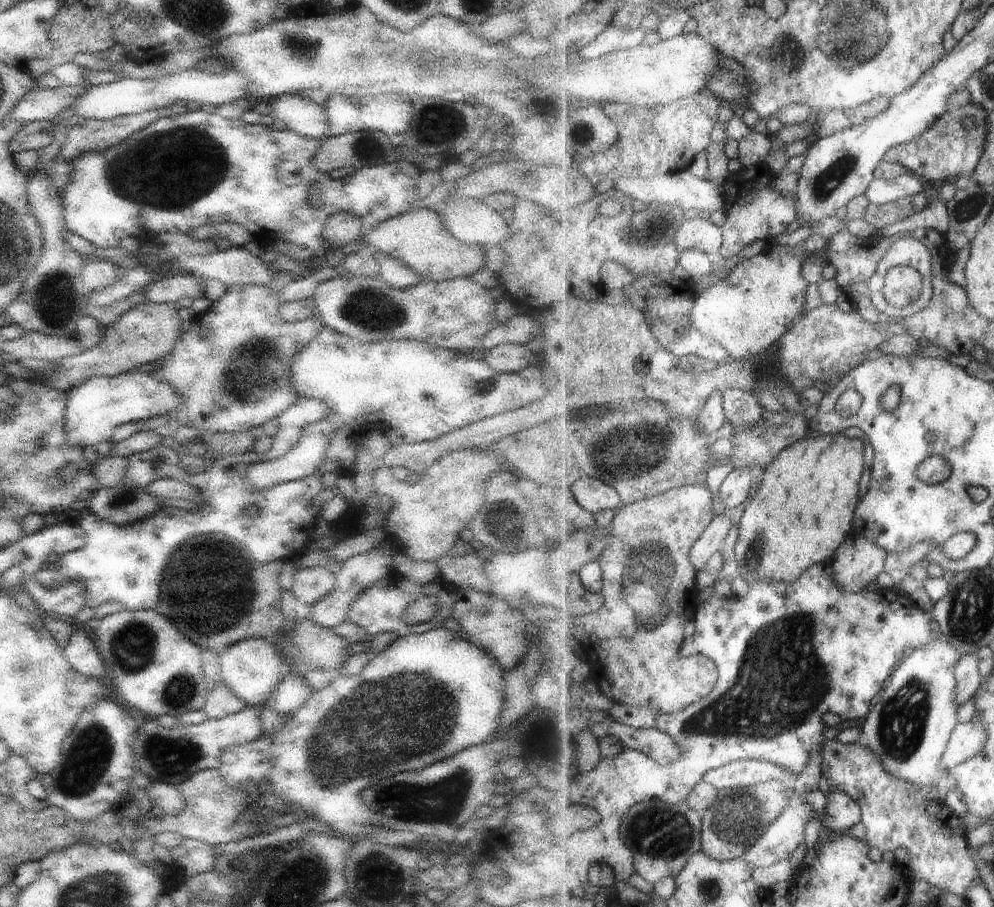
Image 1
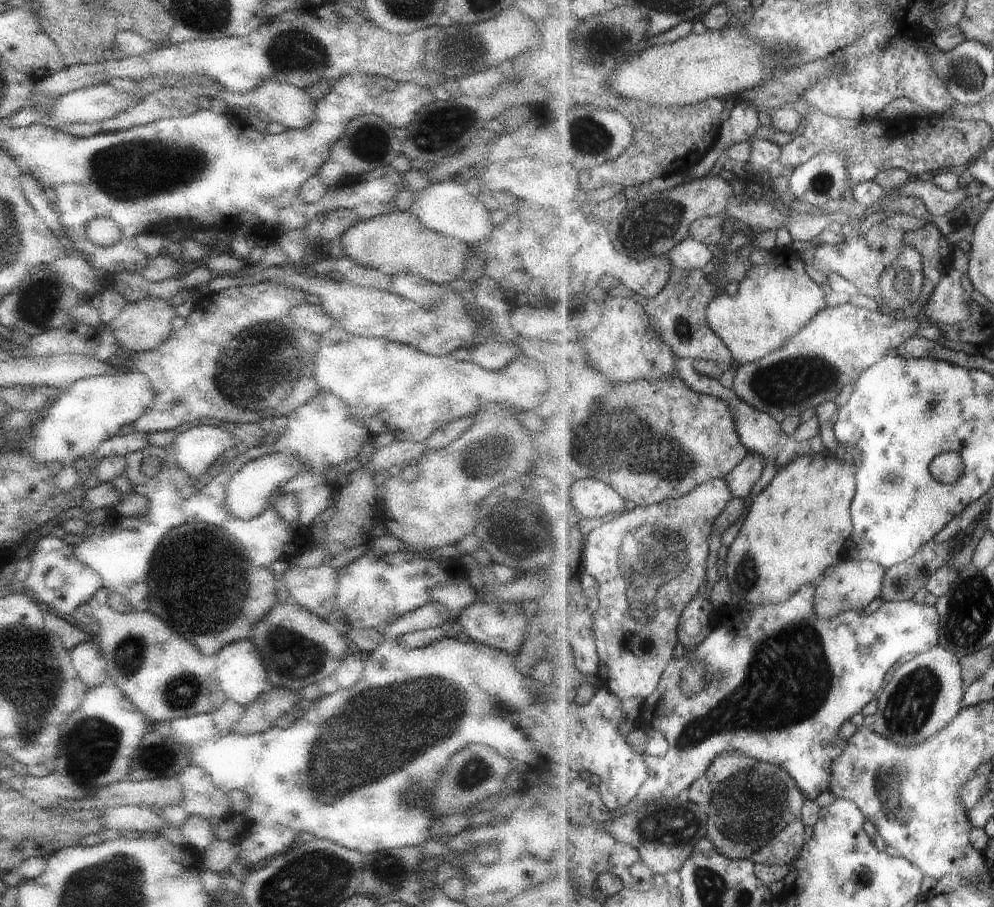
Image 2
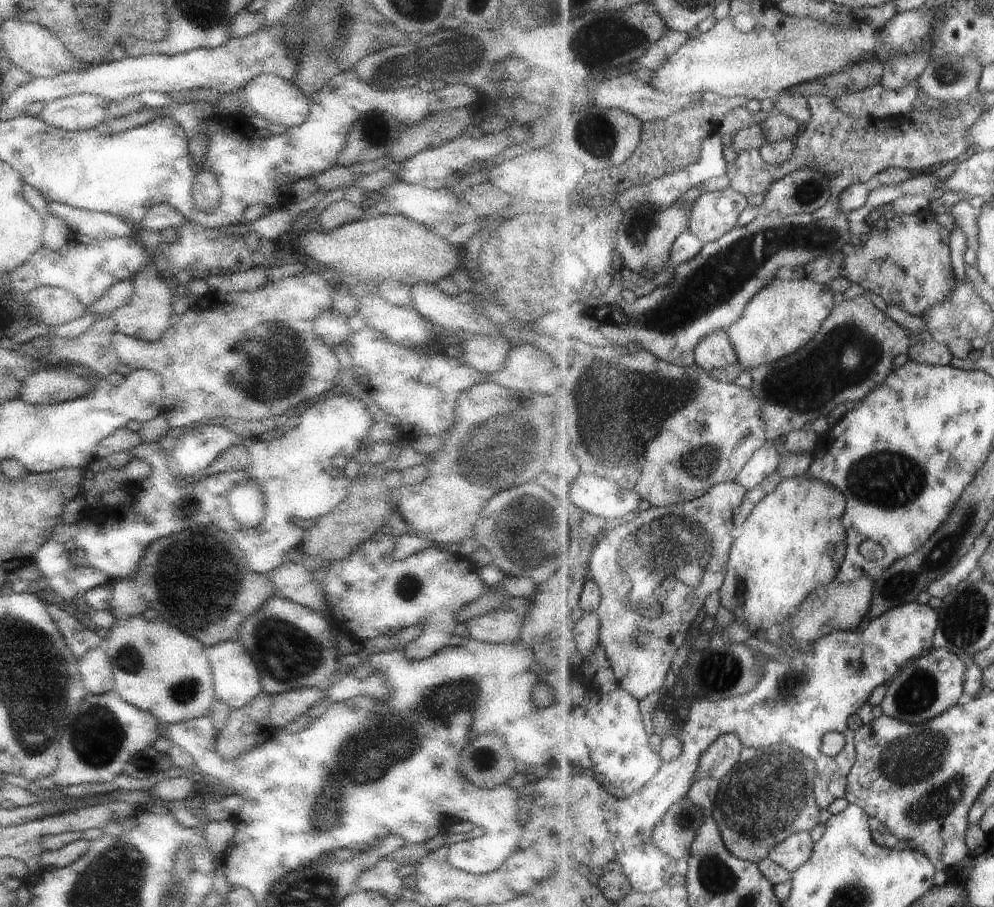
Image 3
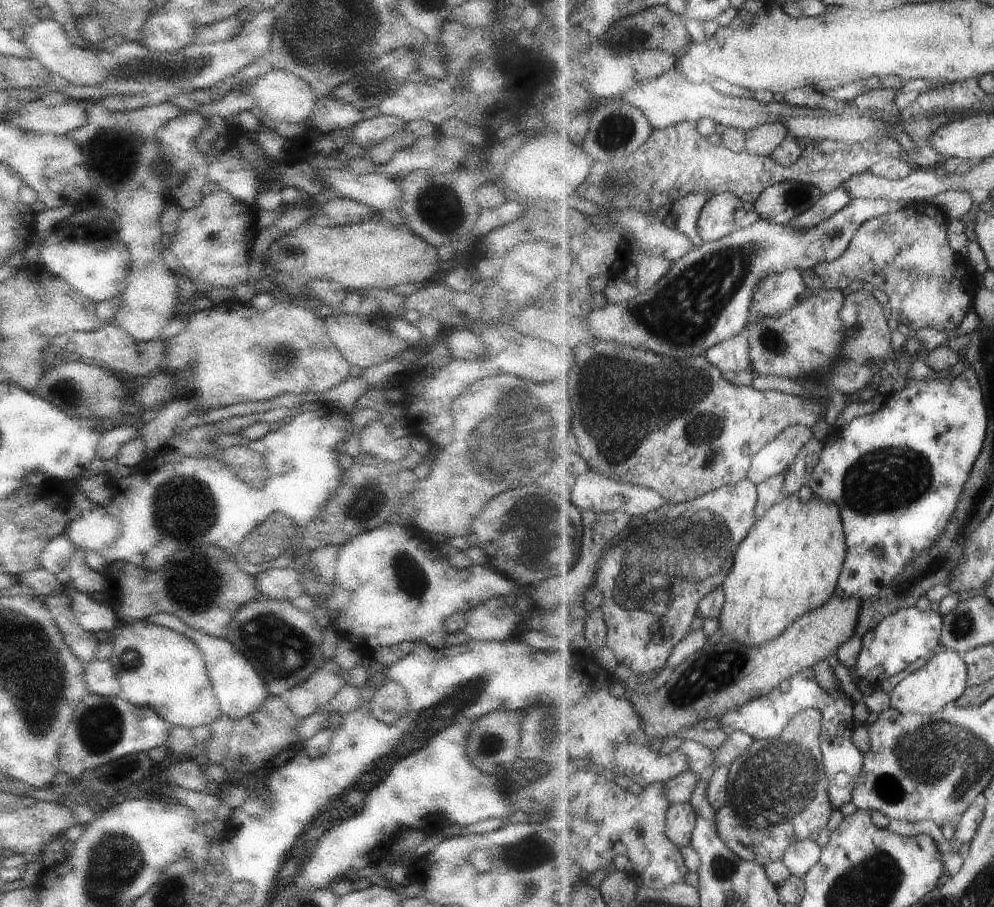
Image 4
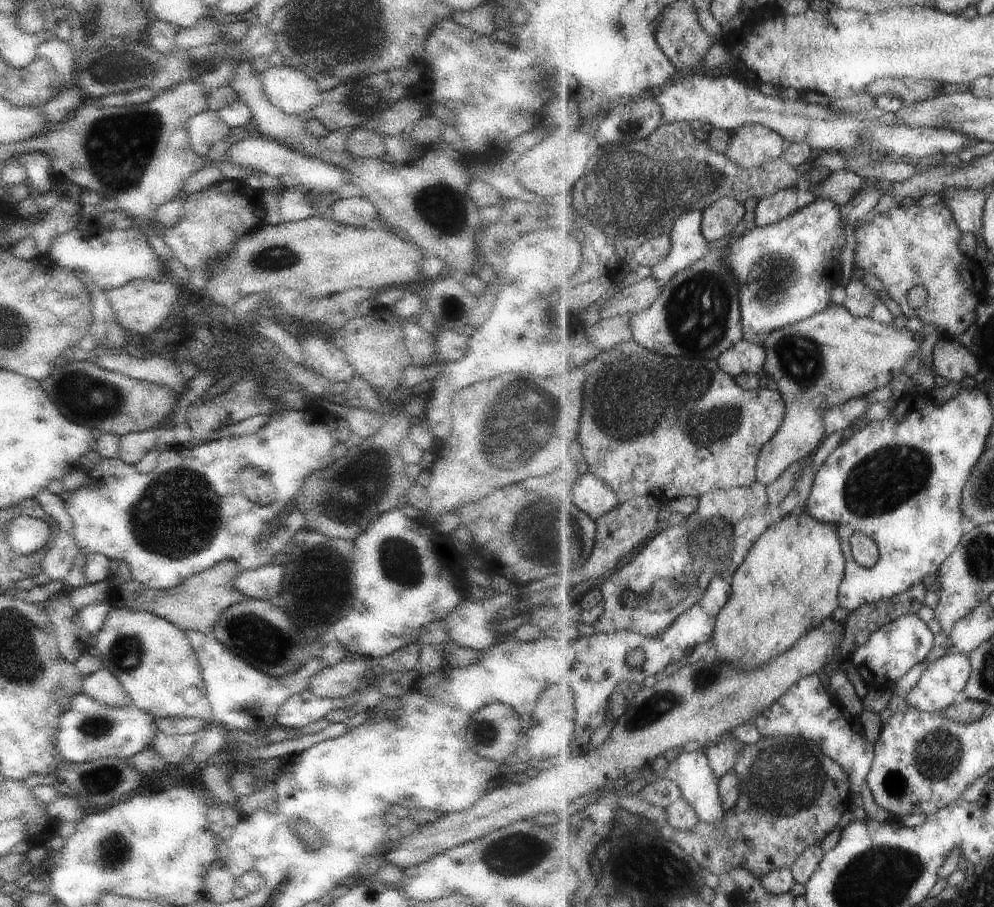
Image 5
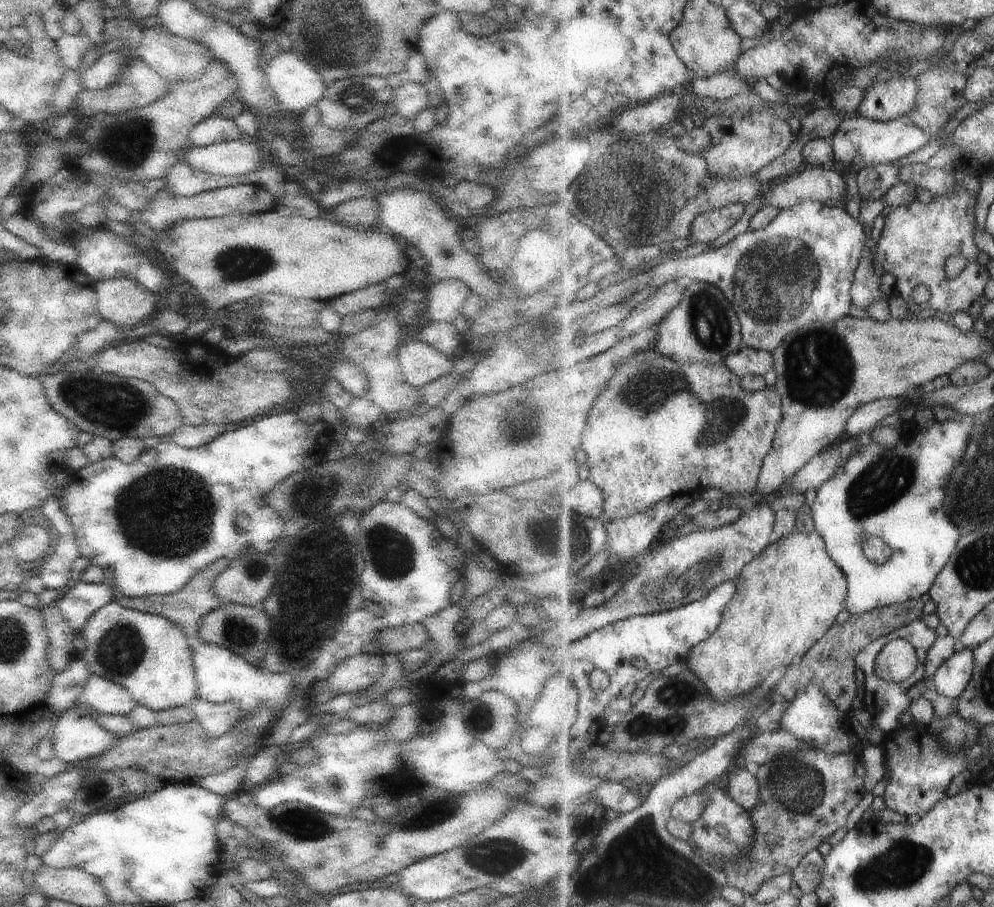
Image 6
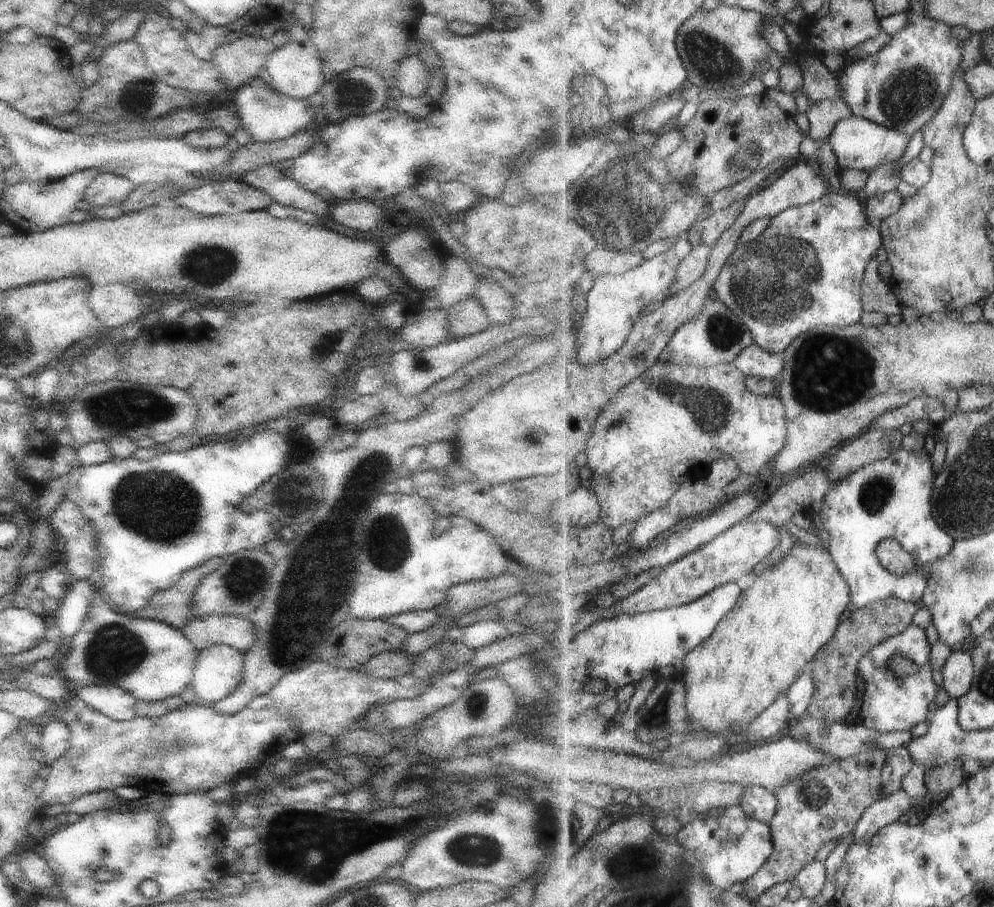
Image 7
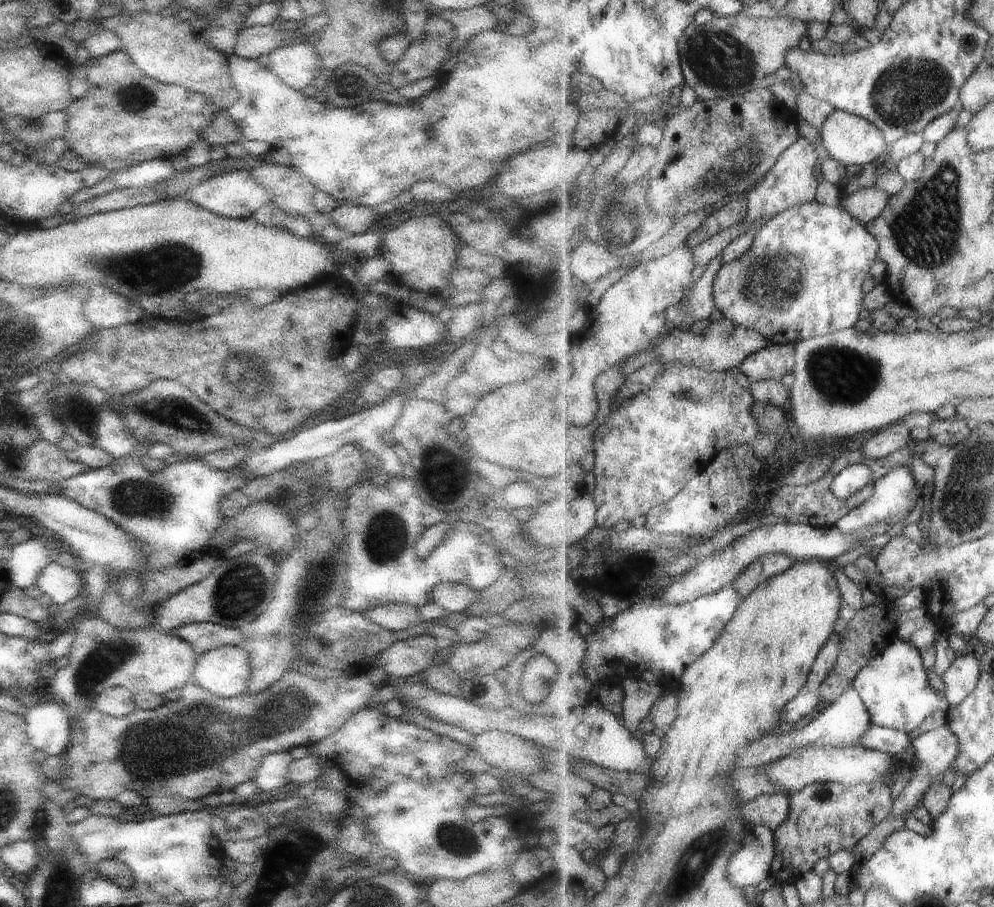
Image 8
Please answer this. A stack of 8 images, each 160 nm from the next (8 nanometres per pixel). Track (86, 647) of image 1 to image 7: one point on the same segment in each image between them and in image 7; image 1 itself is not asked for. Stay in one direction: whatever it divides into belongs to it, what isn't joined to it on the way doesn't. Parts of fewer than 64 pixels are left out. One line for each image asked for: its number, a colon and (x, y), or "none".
2: (87, 660)
3: (94, 667)
4: (100, 679)
5: (102, 686)
6: (100, 694)
7: (111, 701)

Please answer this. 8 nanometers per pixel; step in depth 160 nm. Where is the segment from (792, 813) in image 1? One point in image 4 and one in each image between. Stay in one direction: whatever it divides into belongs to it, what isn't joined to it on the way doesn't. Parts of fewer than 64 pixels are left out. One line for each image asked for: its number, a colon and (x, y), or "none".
2: (784, 849)
3: (795, 851)
4: (800, 857)

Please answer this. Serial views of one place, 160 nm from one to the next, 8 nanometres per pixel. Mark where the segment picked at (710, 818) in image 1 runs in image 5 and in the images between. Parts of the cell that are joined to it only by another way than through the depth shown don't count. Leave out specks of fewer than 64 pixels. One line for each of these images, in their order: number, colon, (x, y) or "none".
2: (747, 811)
3: (769, 796)
4: (777, 794)
5: (792, 796)

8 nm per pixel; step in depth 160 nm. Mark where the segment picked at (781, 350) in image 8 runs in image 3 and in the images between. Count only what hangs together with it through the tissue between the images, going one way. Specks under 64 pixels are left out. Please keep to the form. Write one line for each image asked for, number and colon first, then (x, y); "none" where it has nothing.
3: (716, 350)
4: (733, 355)
5: (746, 357)
6: (747, 361)
7: (755, 362)

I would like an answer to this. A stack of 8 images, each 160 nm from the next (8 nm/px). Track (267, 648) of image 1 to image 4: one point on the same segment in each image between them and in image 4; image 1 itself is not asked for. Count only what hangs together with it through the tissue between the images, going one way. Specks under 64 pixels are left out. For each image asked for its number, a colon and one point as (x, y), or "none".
2: (239, 673)
3: (236, 682)
4: (239, 691)

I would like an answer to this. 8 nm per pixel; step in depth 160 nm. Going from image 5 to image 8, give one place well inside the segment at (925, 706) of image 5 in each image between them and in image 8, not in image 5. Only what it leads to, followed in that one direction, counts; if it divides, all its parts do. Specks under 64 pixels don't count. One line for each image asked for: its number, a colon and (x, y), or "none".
6: (951, 680)
7: (958, 671)
8: (962, 677)

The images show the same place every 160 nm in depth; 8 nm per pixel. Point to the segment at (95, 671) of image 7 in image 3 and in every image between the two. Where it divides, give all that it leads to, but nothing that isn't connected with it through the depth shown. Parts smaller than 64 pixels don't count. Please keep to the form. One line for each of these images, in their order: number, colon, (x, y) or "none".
3: (157, 668)
4: (156, 667)
5: (152, 659)
6: (149, 656)

